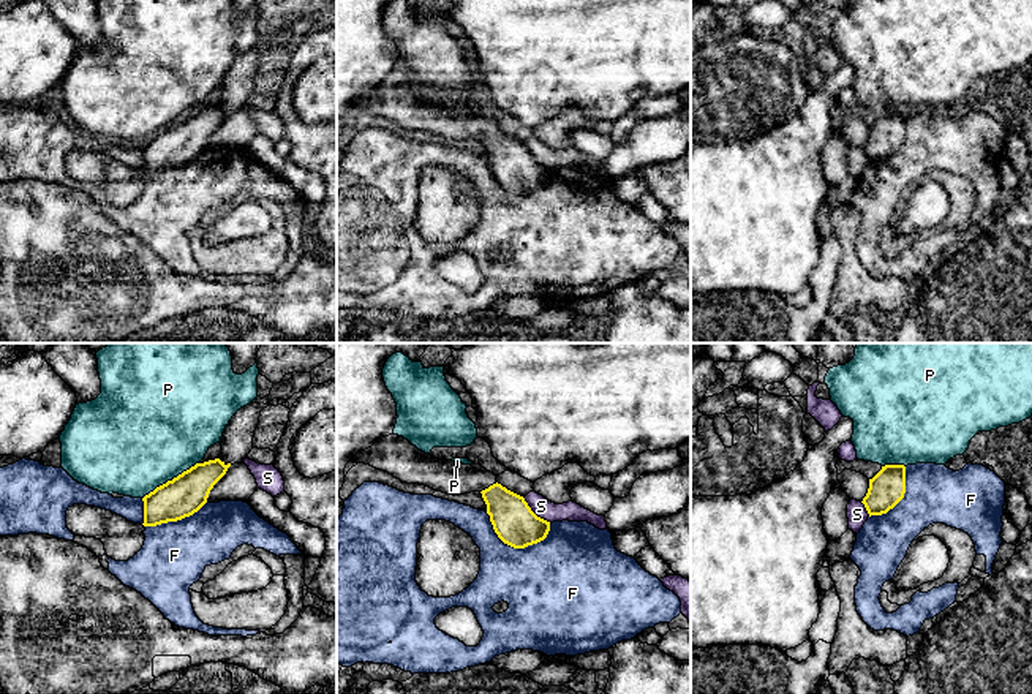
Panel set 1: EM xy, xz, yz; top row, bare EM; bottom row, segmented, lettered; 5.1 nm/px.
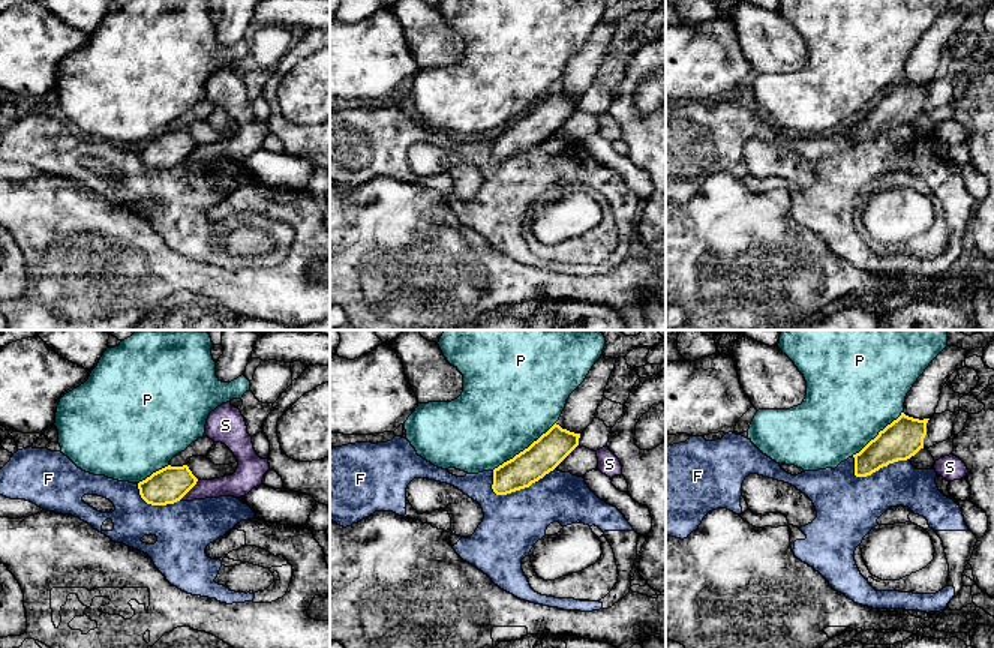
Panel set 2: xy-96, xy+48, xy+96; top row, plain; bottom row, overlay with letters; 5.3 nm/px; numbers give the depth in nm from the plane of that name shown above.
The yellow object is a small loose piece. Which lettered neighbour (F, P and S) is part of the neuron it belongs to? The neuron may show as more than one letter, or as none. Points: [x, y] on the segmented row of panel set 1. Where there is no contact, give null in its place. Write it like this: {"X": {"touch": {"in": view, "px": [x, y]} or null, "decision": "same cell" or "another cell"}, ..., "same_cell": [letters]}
{"F": {"touch": {"in": "xy", "px": [173, 520]}, "decision": "another cell"}, "P": {"touch": {"in": "xy", "px": [169, 481]}, "decision": "another cell"}, "S": {"touch": {"in": "xz", "px": [533, 512]}, "decision": "another cell"}, "same_cell": []}

